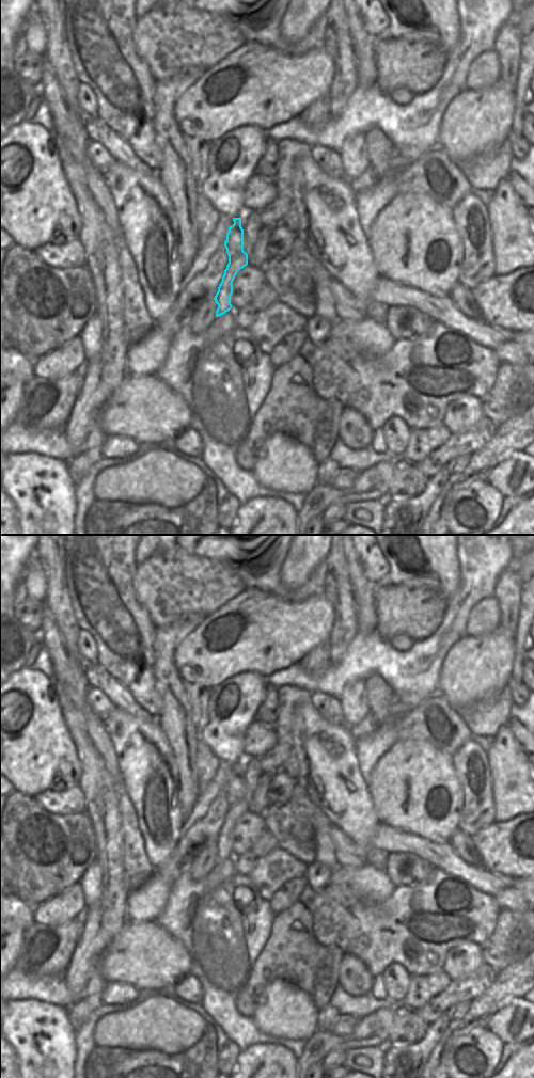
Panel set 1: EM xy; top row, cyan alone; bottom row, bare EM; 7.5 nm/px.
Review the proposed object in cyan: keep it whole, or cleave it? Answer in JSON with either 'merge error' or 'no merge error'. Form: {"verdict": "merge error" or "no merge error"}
{"verdict": "merge error"}

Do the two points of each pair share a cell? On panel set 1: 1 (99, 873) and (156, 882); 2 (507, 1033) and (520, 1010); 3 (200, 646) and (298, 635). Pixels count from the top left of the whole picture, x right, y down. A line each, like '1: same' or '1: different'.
1: different
2: same
3: same

